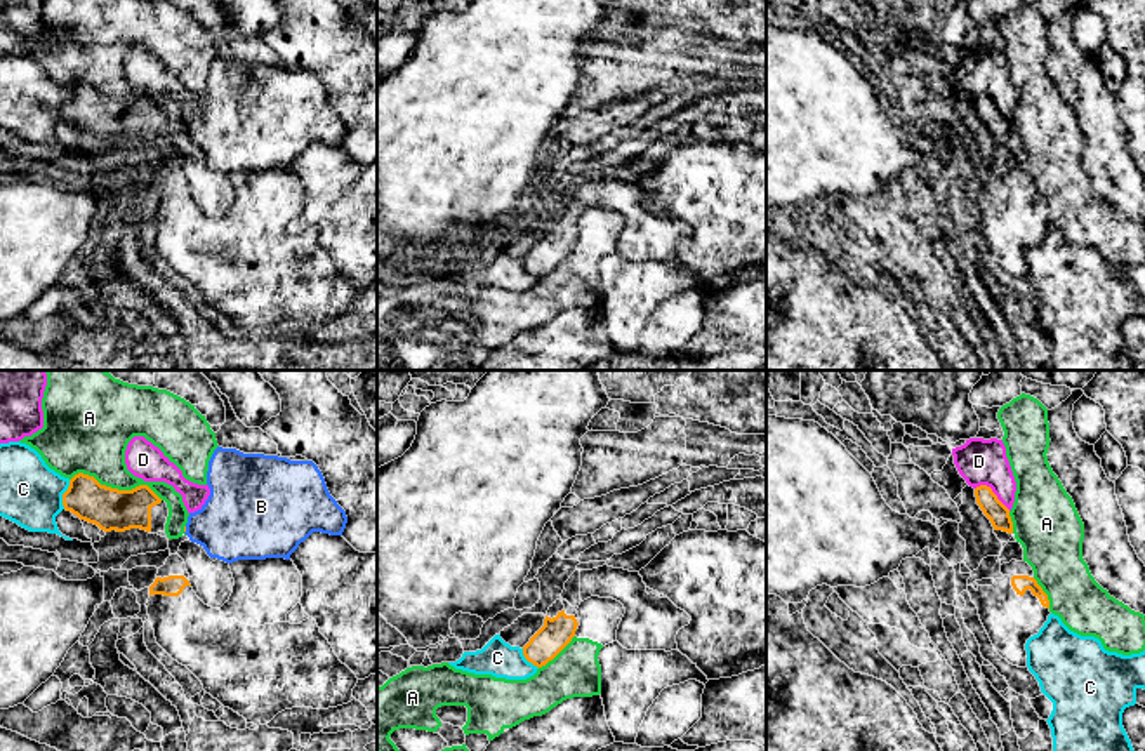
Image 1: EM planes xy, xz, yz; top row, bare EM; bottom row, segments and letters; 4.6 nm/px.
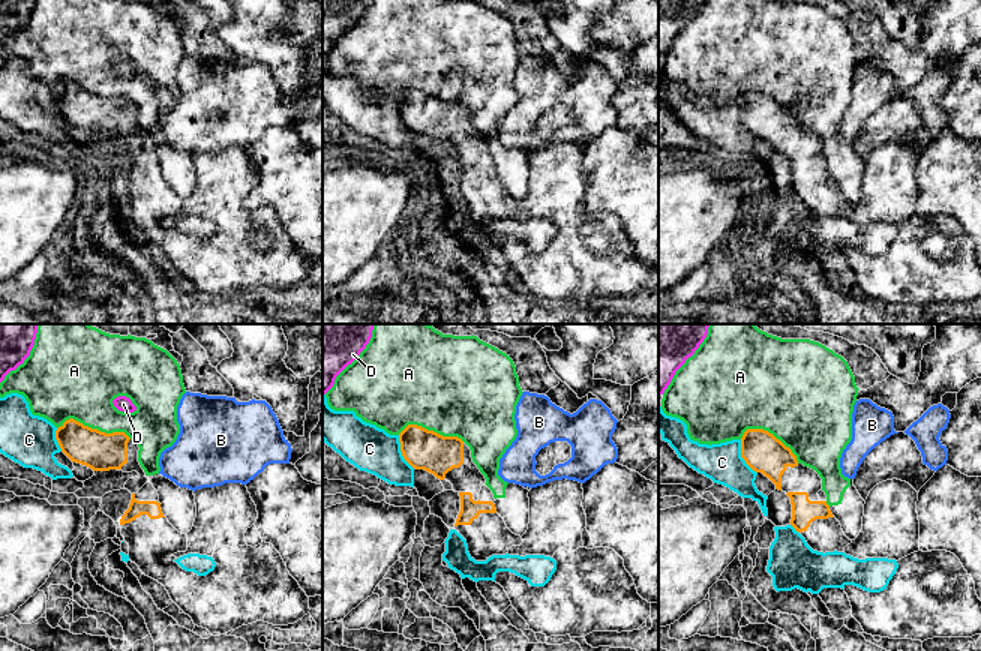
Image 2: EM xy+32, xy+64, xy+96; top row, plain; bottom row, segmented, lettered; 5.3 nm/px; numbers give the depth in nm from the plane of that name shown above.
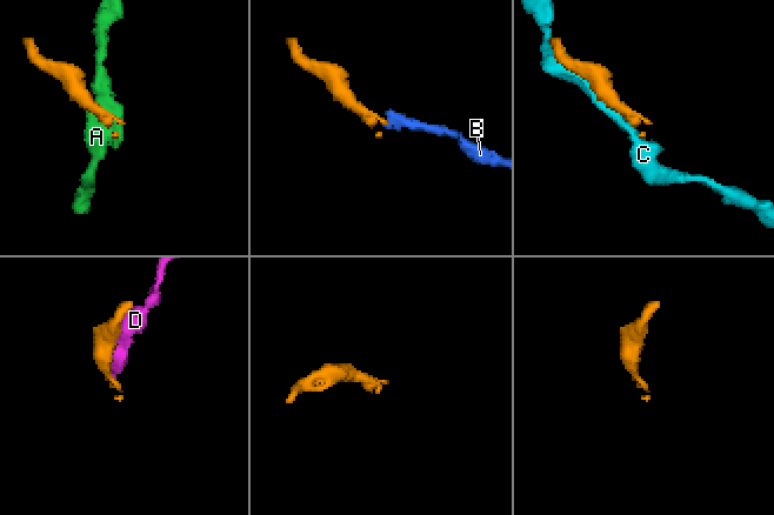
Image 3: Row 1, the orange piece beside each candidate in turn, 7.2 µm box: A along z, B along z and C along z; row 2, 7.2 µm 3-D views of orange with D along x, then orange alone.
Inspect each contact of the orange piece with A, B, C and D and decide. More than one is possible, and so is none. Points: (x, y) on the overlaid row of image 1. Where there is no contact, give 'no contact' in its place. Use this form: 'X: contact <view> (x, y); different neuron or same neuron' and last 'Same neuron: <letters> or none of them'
A: contact xy (117, 489); different neuron
B: contact xy (185, 531); different neuron
C: contact xy (63, 494); different neuron
D: contact yz (992, 492); different neuron
Same neuron: none of them

